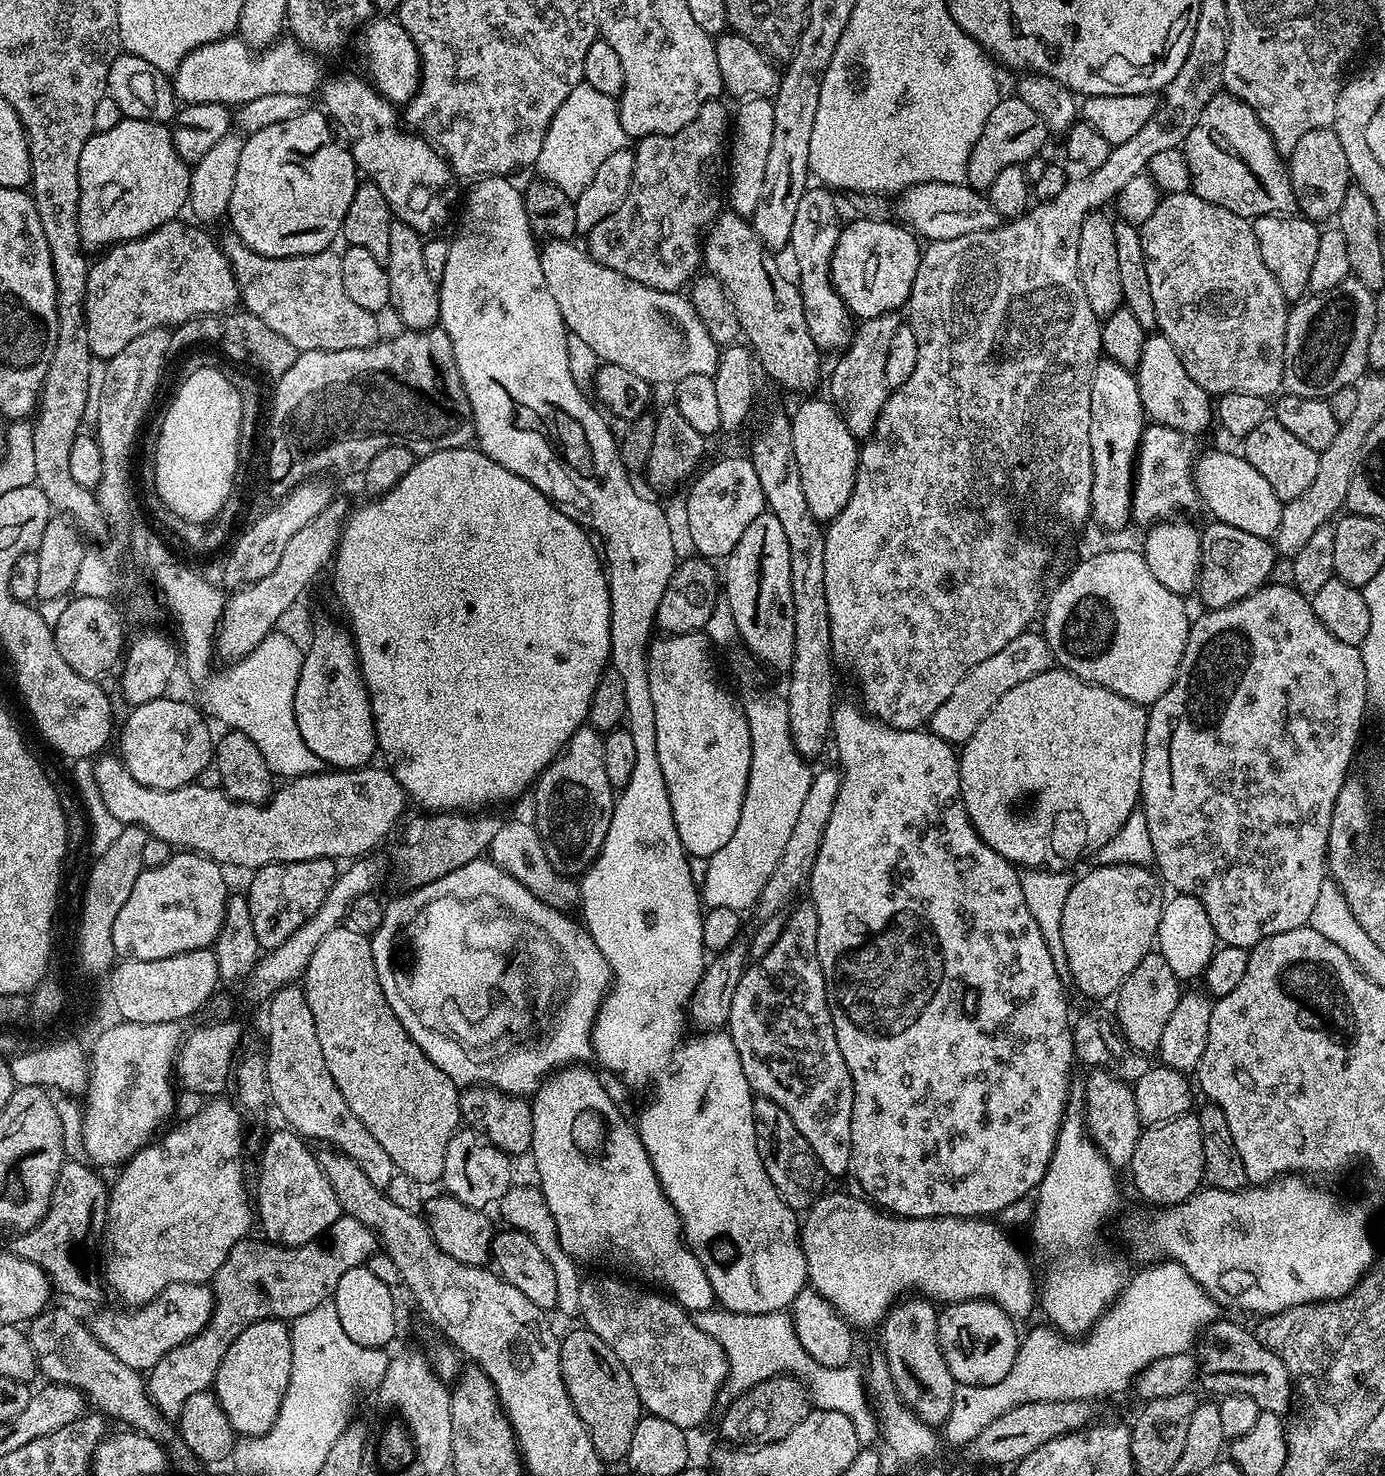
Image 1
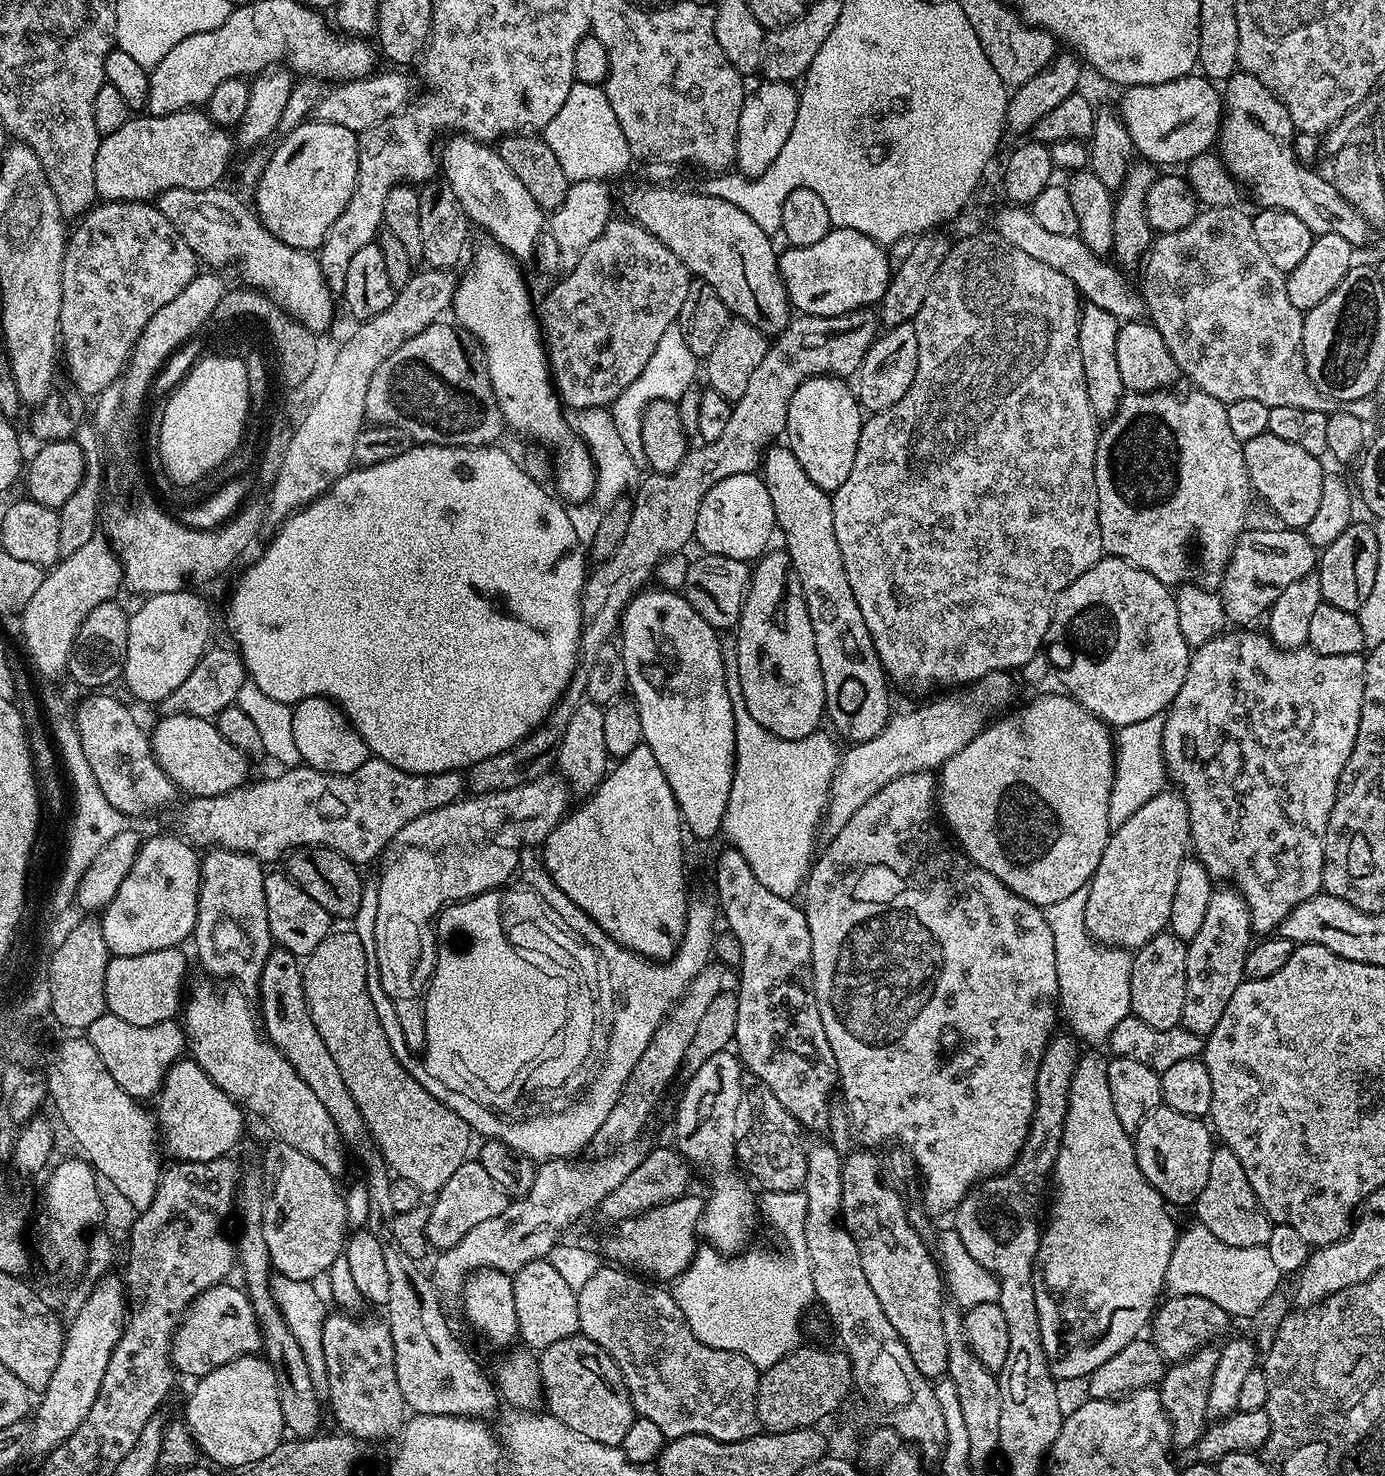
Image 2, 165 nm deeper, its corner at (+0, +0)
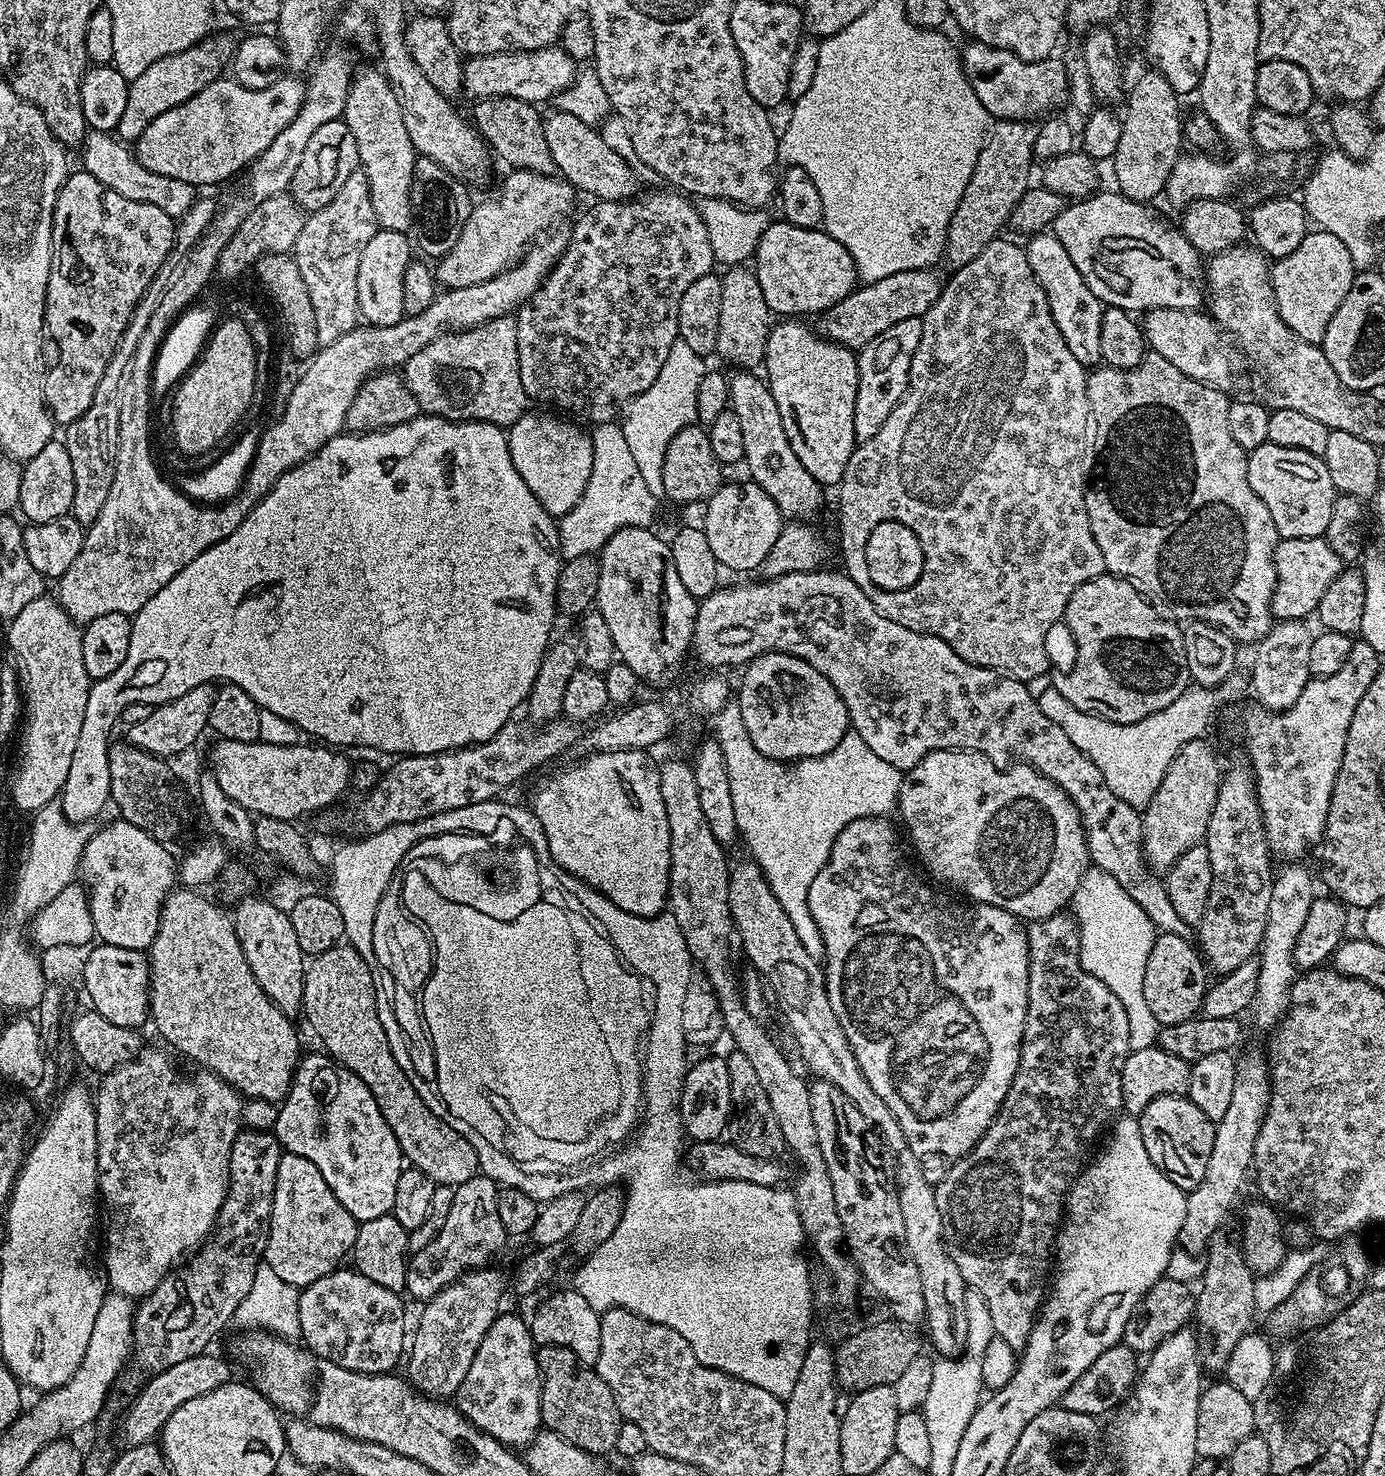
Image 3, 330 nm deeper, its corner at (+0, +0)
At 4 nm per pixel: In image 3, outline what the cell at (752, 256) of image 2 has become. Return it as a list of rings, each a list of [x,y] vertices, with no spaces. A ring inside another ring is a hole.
[[[552,110],[549,116],[543,117],[544,133],[546,134],[546,146],[550,146],[550,158],[554,158],[556,163],[556,172],[563,179],[567,180],[573,188],[581,193],[589,192],[590,195],[596,196],[597,201],[601,200],[630,200],[637,195],[636,186],[638,187],[638,179],[635,172],[632,171],[630,165],[627,164],[620,156],[615,153],[603,141],[601,133],[595,127],[586,122],[582,122],[580,118],[574,118],[572,114],[566,114],[559,110]]]

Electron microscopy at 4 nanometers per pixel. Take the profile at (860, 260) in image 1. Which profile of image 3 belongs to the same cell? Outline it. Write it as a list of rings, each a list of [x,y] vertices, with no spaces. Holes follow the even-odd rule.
[[[769,223],[760,236],[754,257],[758,286],[762,286],[766,306],[773,314],[780,318],[808,318],[804,316],[811,312],[823,314],[856,291],[856,263],[842,242],[820,228],[779,223]]]

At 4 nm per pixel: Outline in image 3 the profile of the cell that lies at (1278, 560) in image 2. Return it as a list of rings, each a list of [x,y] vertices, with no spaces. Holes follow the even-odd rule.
[[[1324,536],[1280,540],[1272,555],[1276,585],[1272,595],[1272,614],[1277,621],[1304,620],[1317,611],[1322,594],[1341,574],[1341,560]]]

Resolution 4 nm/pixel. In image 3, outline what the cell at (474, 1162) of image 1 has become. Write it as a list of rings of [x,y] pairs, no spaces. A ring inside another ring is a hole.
[[[477,1174],[470,1178],[470,1182],[455,1185],[454,1202],[450,1202],[450,1214],[446,1214],[446,1222],[442,1222],[442,1230],[429,1242],[425,1248],[411,1253],[408,1263],[408,1273],[405,1276],[407,1295],[412,1295],[419,1302],[433,1300],[446,1286],[465,1276],[467,1272],[474,1272],[493,1263],[492,1260],[500,1252],[500,1247],[506,1241],[506,1233],[502,1226],[502,1218],[498,1214],[498,1185],[490,1178]]]

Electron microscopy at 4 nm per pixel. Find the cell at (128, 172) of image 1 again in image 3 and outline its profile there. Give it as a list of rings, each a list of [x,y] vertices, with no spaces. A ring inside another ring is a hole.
[[[292,74],[266,86],[266,90],[246,90],[231,78],[210,82],[194,98],[158,114],[144,127],[134,142],[136,160],[154,174],[166,174],[166,178],[179,178],[193,186],[220,184],[235,172],[243,173],[294,122],[304,104],[305,87],[305,81]]]

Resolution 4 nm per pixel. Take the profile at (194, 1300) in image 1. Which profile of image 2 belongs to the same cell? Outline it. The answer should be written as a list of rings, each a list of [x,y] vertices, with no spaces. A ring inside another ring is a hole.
[[[225,1282],[206,1290],[188,1307],[172,1339],[172,1366],[181,1377],[199,1378],[218,1366],[226,1366],[226,1362],[255,1356],[261,1348],[258,1318],[247,1291],[240,1286],[235,1288],[232,1282]]]

